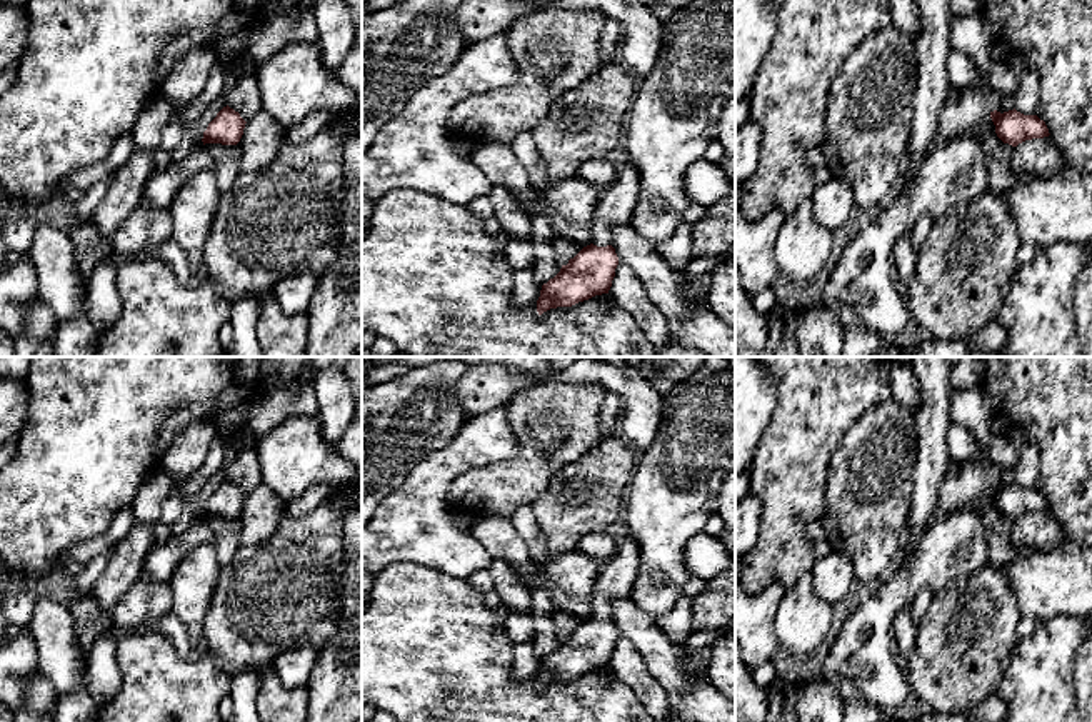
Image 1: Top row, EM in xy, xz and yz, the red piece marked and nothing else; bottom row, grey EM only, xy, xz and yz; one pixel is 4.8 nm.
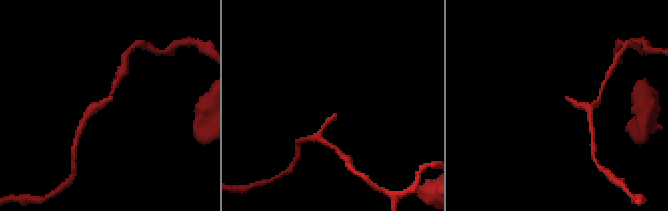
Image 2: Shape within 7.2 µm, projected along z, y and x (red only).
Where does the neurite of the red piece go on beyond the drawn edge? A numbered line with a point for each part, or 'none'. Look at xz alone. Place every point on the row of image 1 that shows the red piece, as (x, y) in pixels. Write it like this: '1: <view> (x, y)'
1: xz (616, 205)

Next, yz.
1: yz (989, 127)

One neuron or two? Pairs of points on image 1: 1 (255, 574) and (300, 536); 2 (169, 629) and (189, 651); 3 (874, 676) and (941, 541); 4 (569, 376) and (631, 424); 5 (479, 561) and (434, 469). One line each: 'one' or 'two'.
1: one
2: one
3: one
4: one
5: one

